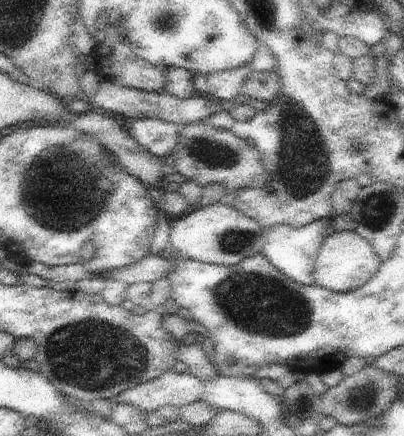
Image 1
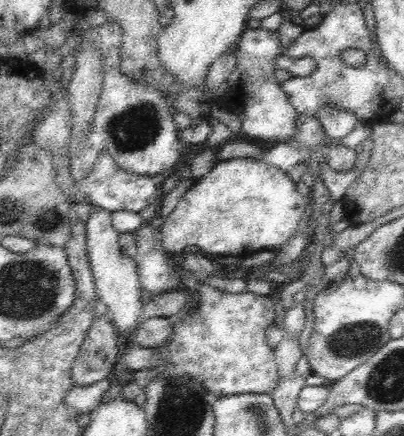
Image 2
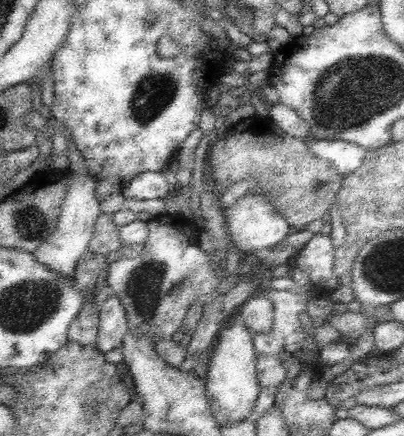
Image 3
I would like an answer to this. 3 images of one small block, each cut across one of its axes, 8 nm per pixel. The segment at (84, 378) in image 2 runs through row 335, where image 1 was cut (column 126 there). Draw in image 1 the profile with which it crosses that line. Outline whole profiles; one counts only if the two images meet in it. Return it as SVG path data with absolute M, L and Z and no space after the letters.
M103 80L99 84L97 92L91 98L91 106L103 110L105 114L111 114L117 120L129 120L129 118L131 120L143 120L143 118L147 118L147 120L163 120L163 122L169 122L169 124L175 124L175 126L181 126L181 124L189 126L189 124L205 122L205 120L209 120L209 116L221 112L221 104L217 100L205 96L205 94L181 100L181 98L171 96L167 92L157 92L157 94L143 92L143 90L113 84L111 80Z

